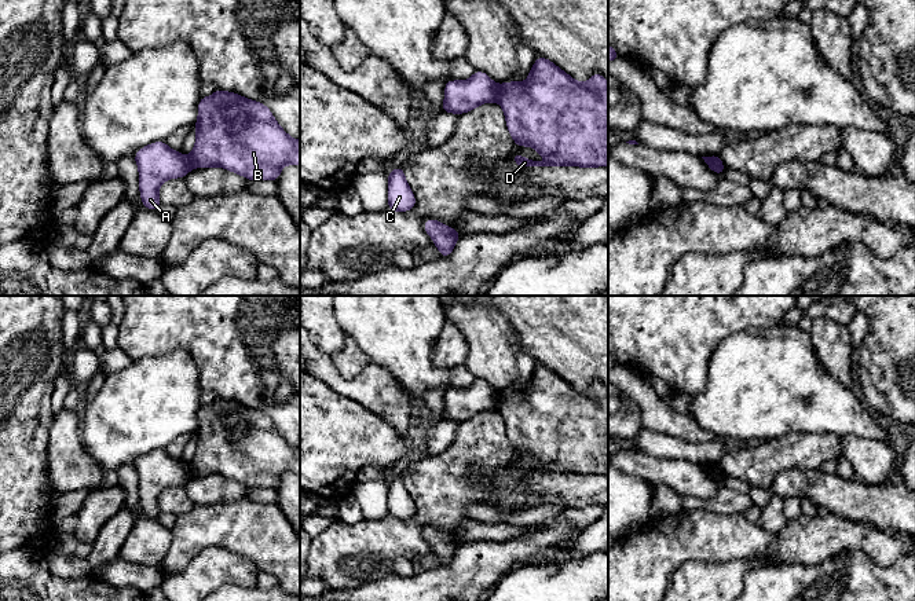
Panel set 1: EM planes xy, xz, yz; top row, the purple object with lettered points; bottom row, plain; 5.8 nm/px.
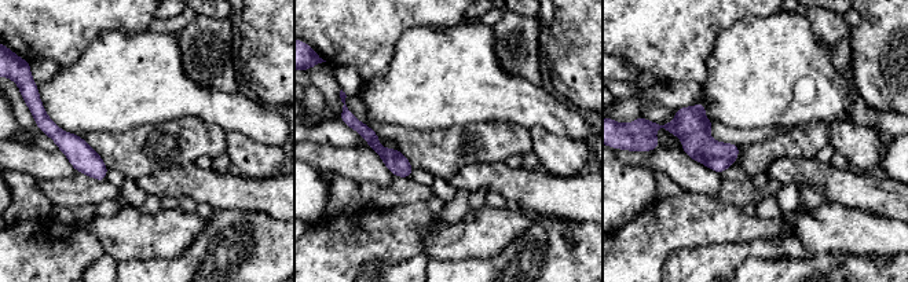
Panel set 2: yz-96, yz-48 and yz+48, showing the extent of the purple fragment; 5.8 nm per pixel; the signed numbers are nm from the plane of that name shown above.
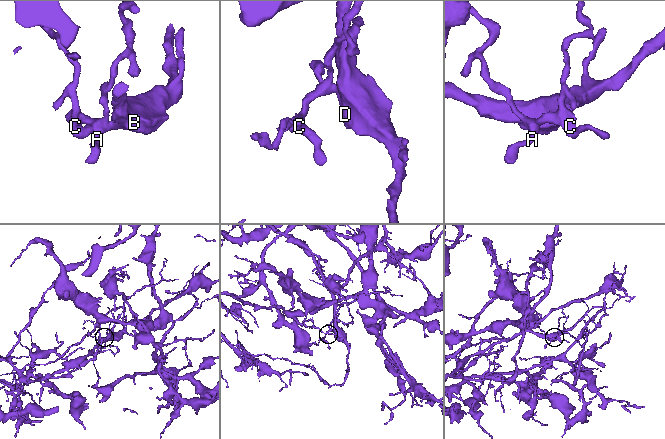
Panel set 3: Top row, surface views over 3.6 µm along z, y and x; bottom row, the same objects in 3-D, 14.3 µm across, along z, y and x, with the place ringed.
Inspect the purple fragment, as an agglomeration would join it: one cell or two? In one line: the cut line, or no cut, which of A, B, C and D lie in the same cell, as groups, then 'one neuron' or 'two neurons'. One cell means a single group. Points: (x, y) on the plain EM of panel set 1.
cut yz (706, 469), (716, 471), (723, 479); groups A C / B D; two neurons

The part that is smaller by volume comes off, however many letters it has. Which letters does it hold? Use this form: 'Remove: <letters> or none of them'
Remove: B, D

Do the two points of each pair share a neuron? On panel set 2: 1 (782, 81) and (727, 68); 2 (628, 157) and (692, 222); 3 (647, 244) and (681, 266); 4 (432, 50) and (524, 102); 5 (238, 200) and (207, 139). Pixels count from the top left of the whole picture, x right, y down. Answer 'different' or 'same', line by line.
1: same
2: different
3: different
4: same
5: different

